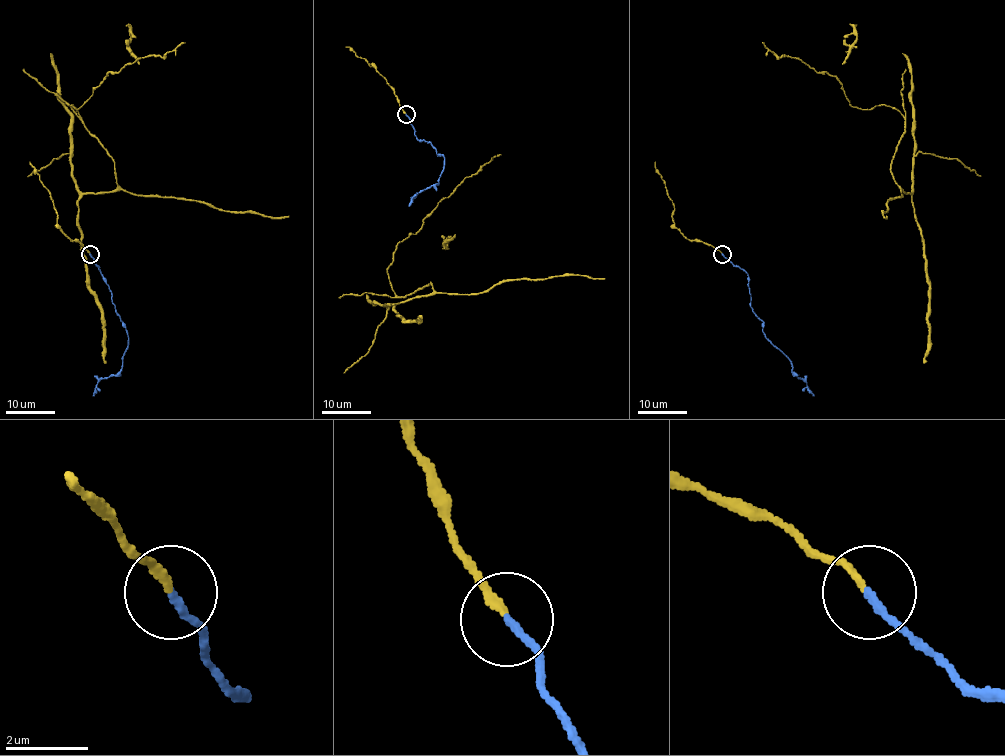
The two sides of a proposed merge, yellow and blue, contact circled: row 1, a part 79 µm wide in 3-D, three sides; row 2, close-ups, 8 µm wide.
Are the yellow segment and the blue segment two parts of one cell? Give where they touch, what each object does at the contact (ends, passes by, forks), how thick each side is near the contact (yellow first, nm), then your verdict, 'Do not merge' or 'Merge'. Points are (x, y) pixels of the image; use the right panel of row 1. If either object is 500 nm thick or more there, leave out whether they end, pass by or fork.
Place: (722, 254). At the ring yellow ends. At the ring blue ends. Thickness 170 nm (yellow) against 190 nm. Merge

